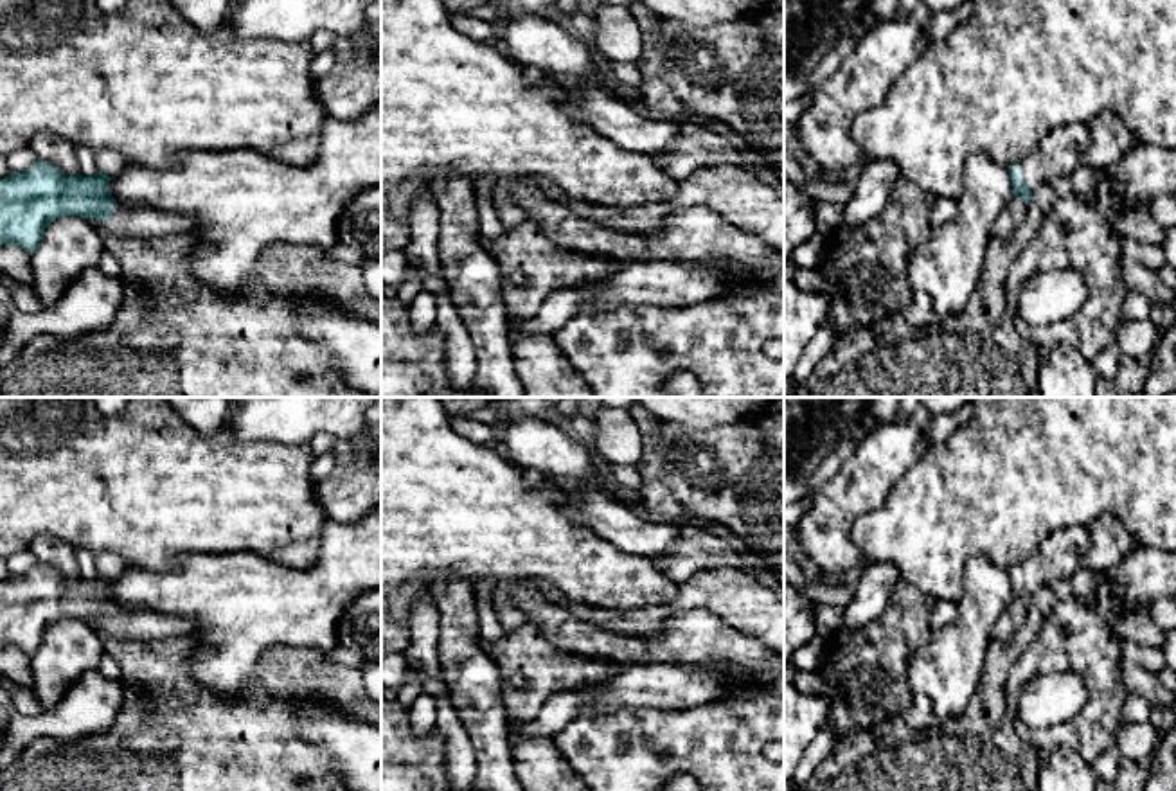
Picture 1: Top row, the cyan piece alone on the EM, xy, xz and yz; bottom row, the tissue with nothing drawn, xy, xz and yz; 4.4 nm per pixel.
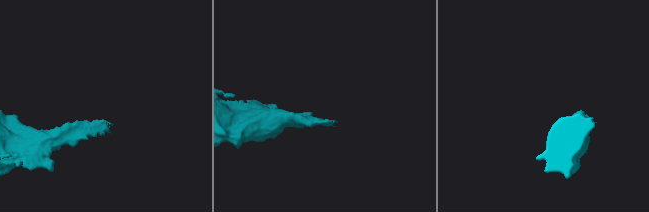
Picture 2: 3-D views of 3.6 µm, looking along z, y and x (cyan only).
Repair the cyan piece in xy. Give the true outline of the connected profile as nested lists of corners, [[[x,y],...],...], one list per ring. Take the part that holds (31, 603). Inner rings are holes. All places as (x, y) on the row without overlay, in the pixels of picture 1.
[[[38,563],[22,575],[0,581],[0,647],[18,647],[29,658],[40,649],[45,631],[67,618],[81,618],[94,631],[122,640],[165,640],[185,636],[192,626],[178,617],[122,608],[110,595],[113,581],[67,579]]]

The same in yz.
[[[1086,525],[1061,529],[1048,536],[1038,550],[1018,566],[1009,568],[1012,600],[994,622],[991,638],[1009,640],[1025,622],[1027,608],[1041,586],[1070,579],[1084,566],[1090,547]]]

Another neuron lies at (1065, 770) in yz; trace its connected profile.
[[[1068,746],[1057,748],[1039,768],[1038,791],[1095,791],[1091,764]]]

